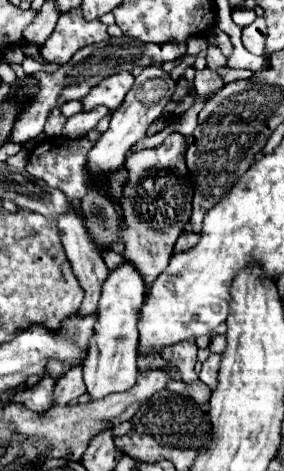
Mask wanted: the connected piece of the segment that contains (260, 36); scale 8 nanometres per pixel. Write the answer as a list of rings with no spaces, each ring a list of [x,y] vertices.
[[[258,16],[250,28],[242,30],[242,44],[248,52],[256,56],[264,56],[264,44],[266,44],[266,22],[262,16]]]

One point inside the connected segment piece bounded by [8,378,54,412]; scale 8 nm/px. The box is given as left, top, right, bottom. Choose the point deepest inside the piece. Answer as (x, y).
(38, 398)

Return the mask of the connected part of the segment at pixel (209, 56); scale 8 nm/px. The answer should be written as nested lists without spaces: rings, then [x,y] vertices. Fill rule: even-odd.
[[[206,38],[206,44],[208,44],[208,50],[206,50],[206,68],[208,70],[218,70],[222,66],[226,66],[226,56],[218,50],[216,44],[212,44],[208,38]]]

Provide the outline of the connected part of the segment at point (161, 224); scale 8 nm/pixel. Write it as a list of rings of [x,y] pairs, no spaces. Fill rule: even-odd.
[[[172,132],[160,146],[128,154],[126,158],[128,184],[124,184],[124,196],[120,198],[124,222],[128,224],[128,228],[122,232],[124,260],[132,262],[132,266],[142,274],[146,292],[152,286],[152,280],[156,280],[156,276],[160,276],[160,272],[168,266],[174,242],[190,222],[194,190],[184,160],[186,146],[186,136]]]

